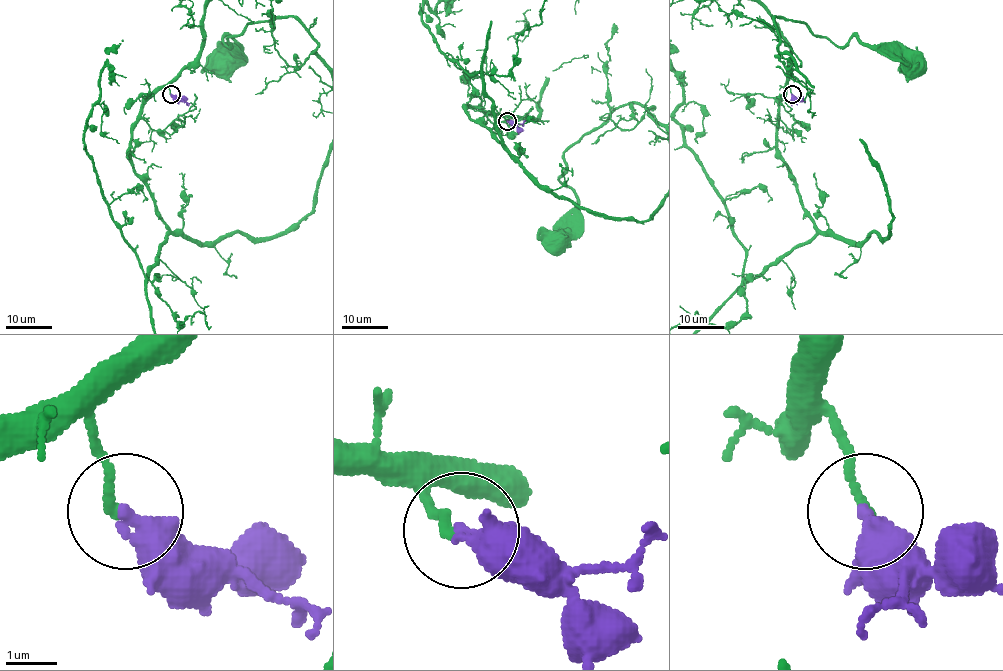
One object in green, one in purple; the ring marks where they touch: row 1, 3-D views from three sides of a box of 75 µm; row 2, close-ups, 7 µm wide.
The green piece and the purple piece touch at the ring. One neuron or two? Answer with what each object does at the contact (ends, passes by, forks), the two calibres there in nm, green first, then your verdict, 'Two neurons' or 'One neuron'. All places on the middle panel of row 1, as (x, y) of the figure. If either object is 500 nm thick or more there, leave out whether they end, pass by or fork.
At the ring green ends. At the ring purple ends. Thickness 170 nm (green) against 400 nm. One neuron

